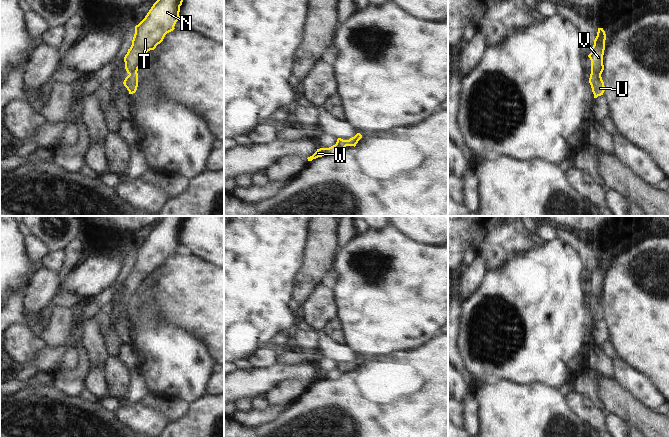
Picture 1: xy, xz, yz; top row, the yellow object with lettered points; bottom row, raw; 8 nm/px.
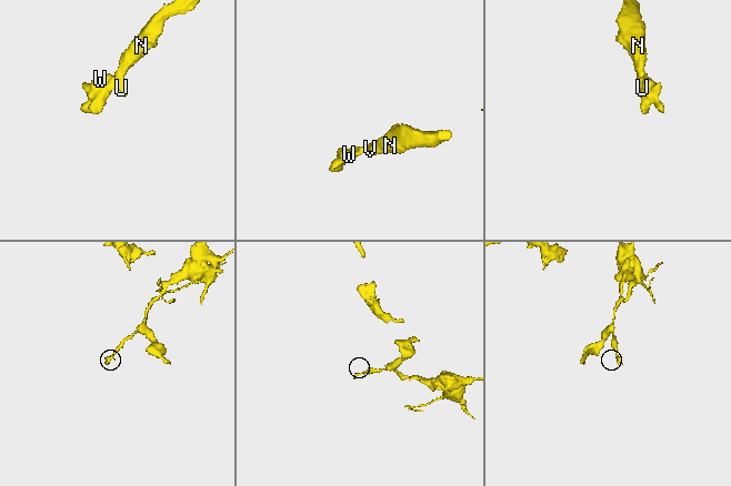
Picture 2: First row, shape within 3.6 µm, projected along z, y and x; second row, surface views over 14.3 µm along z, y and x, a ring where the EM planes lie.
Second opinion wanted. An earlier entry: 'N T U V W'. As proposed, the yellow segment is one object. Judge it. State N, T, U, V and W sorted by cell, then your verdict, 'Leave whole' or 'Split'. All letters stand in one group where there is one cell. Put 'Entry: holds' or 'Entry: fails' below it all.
Groups: N T U V W. Leave whole.
Entry: holds

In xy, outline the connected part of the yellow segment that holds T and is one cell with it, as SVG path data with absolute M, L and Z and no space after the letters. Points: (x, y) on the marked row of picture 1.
M157 0L145 18L135 26L132 45L124 57L125 69L129 74L123 84L129 94L138 87L138 68L144 62L146 53L154 50L165 35L175 28L179 20L180 6L183 0Z

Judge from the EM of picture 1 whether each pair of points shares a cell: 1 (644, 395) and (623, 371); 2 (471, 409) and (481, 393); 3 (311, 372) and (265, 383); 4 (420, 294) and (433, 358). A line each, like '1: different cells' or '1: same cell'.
1: same cell
2: different cells
3: same cell
4: different cells

